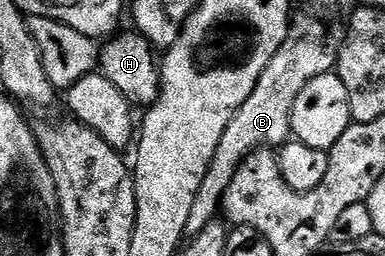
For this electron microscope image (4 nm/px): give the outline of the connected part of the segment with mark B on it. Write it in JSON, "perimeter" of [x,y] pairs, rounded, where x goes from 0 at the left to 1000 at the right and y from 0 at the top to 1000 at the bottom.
{"perimeter":[[[766,70],[753,94],[753,125],[738,176],[727,176],[706,238],[696,238],[696,270],[675,285],[675,316],[665,316],[655,379],[644,379],[644,395],[634,395],[634,410],[623,410],[623,426],[610,434],[603,473],[592,473],[592,504],[582,504],[582,535],[571,535],[571,566],[561,566],[551,645],[540,645],[530,707],[519,707],[509,785],[499,785],[499,832],[488,844],[483,883],[486,922],[501,926],[519,910],[519,895],[530,895],[530,879],[558,867],[577,773],[613,660],[657,590],[730,578],[756,539],[758,410],[769,410],[779,348],[790,348],[790,332],[800,332],[810,301],[860,289],[870,262],[870,203],[847,199],[844,113],[816,74]]]}

